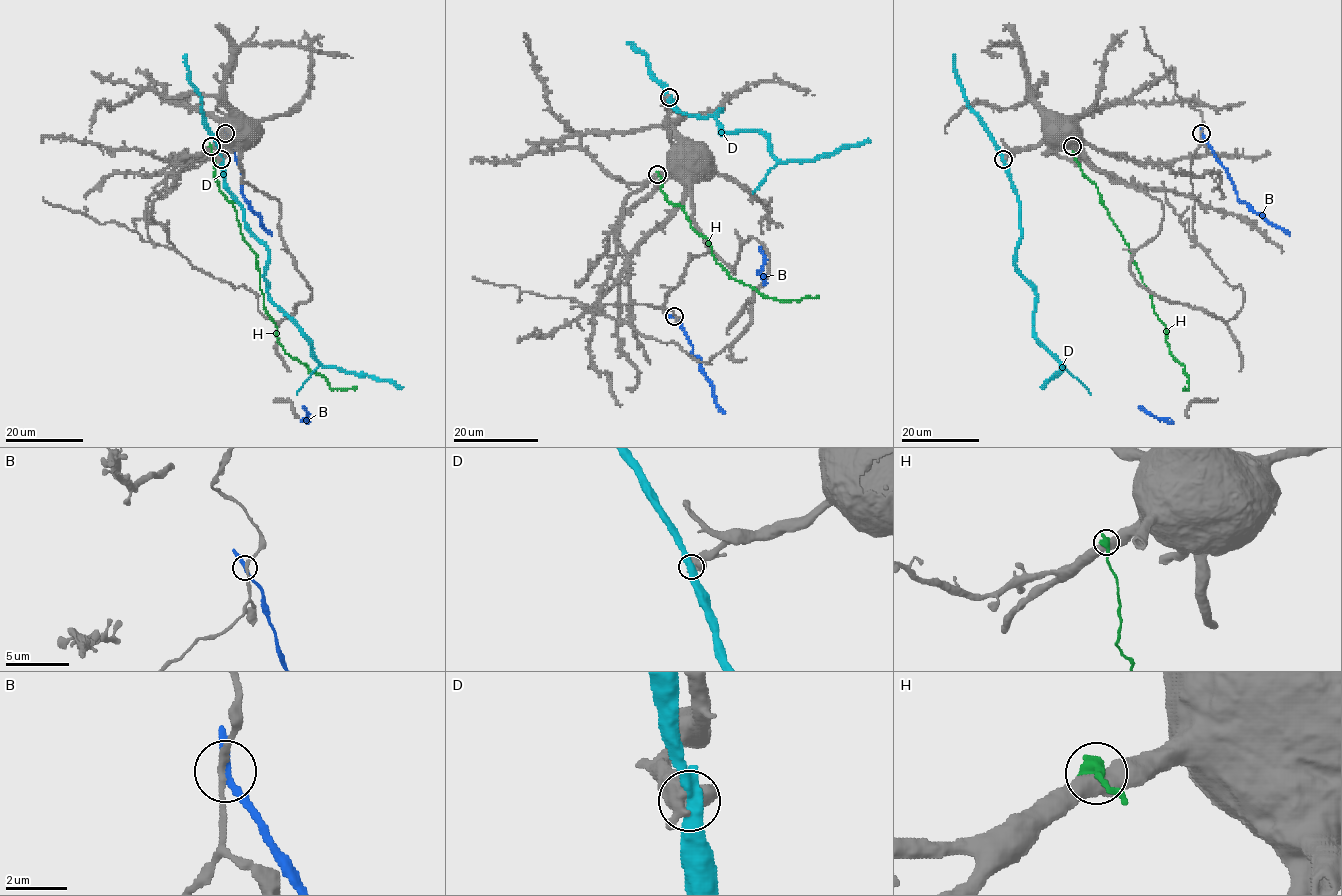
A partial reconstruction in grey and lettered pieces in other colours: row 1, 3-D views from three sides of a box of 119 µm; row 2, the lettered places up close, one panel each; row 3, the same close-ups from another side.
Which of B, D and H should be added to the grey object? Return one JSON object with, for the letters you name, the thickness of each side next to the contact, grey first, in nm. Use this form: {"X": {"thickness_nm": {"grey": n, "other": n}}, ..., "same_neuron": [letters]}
{"same_neuron": []}

